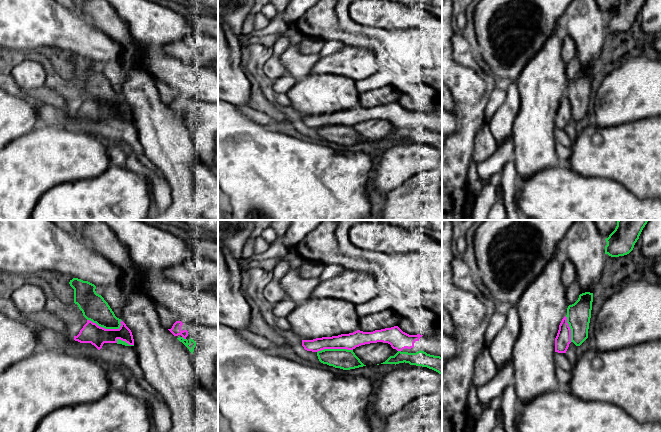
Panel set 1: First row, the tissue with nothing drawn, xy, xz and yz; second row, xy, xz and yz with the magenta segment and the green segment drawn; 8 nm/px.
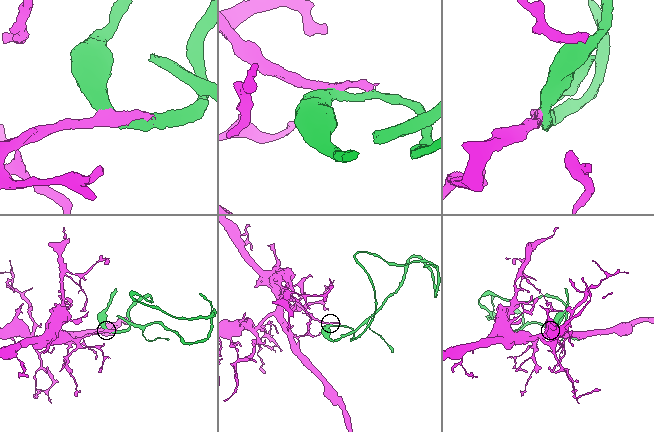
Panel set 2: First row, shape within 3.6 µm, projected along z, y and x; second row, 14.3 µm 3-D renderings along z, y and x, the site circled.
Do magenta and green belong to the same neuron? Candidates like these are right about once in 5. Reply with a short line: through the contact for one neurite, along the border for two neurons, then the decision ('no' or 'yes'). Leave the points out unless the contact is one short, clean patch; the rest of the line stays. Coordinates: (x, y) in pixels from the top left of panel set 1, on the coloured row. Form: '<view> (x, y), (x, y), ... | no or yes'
xy (87, 319), (105, 328), (118, 328), (121, 325) | no

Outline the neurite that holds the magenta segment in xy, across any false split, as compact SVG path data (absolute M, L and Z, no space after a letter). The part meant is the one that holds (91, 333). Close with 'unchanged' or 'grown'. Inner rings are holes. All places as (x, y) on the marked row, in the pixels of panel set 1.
M87 320L87 323L83 326L77 336L74 336L74 340L80 343L91 343L98 350L100 350L104 343L117 343L120 339L125 341L129 345L134 345L134 339L131 330L121 320L121 326L119 329L105 329Z | unchanged

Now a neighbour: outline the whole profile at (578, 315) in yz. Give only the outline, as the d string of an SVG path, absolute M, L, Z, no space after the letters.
M585 292L567 308L567 323L571 329L571 342L580 346L588 338L593 293Z

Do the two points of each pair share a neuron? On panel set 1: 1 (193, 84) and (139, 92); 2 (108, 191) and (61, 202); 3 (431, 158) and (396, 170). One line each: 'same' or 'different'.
1: different
2: same
3: same

